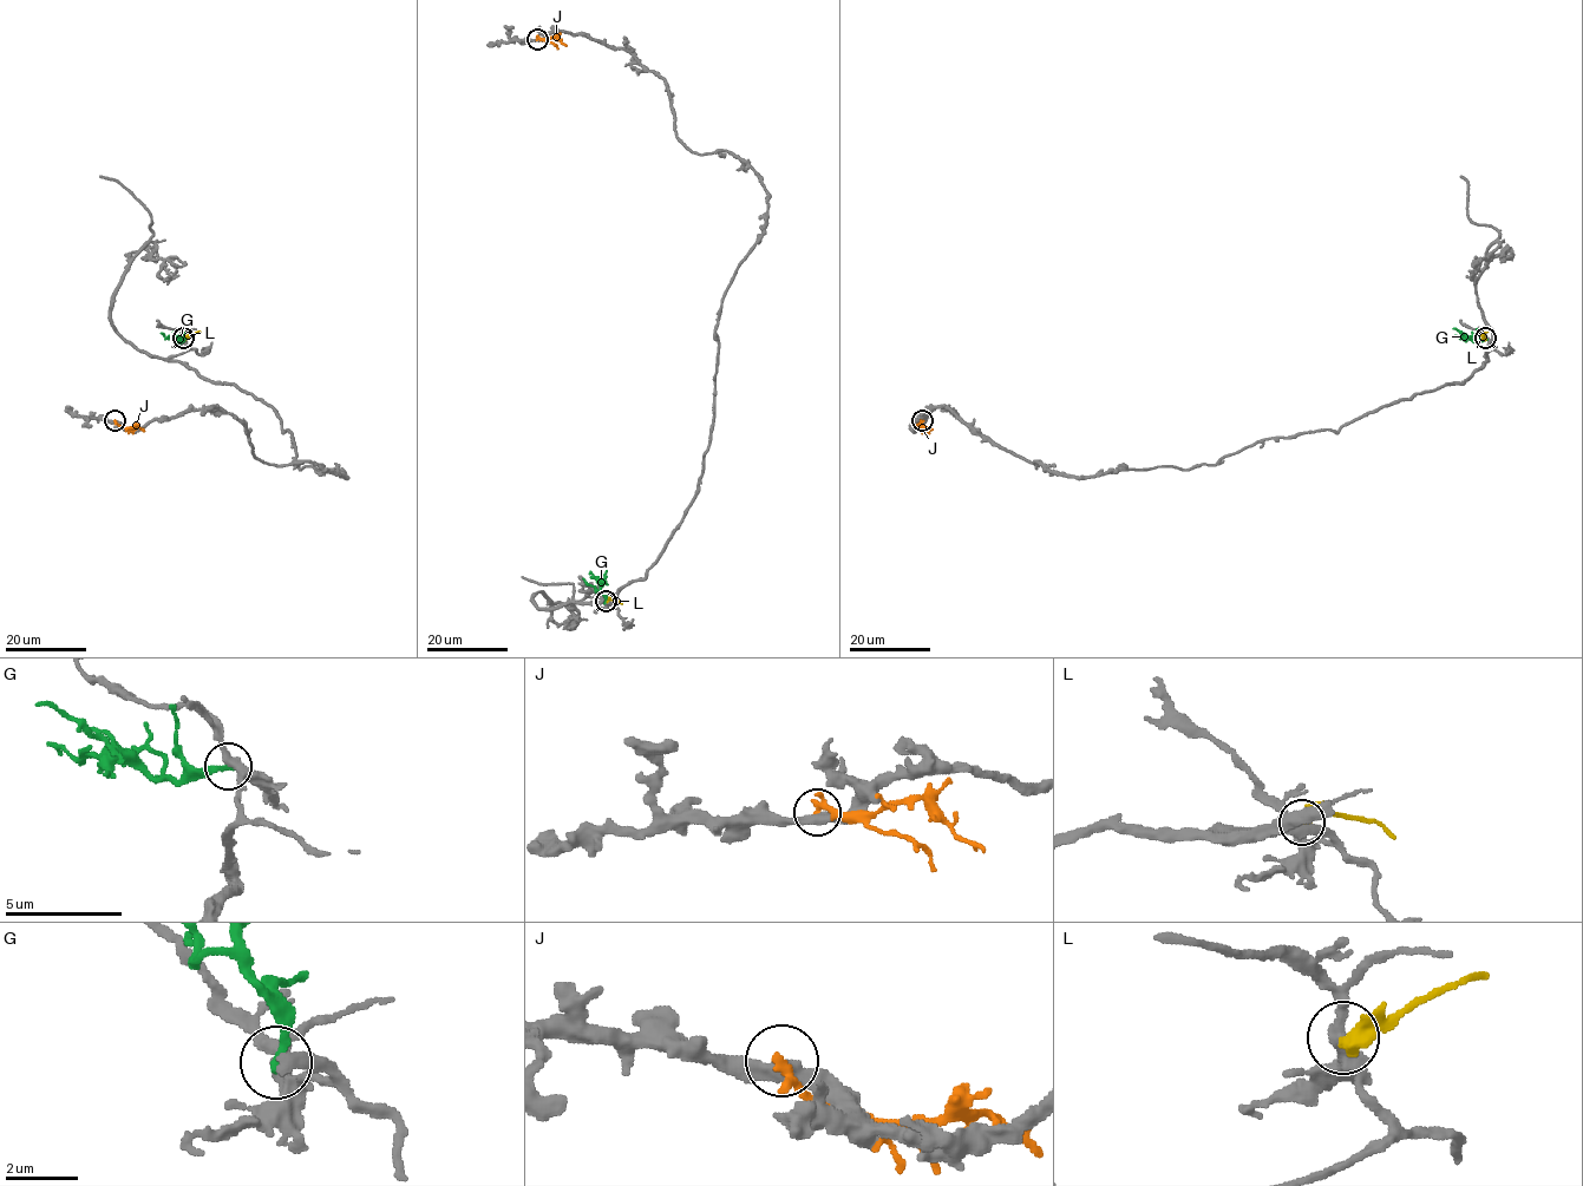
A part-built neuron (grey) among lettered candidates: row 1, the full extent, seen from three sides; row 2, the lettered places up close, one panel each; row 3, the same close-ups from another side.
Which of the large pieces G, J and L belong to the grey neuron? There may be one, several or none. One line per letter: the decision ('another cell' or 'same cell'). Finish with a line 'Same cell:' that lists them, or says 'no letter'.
G: another cell
J: another cell
L: another cell
Same cell: no letter

